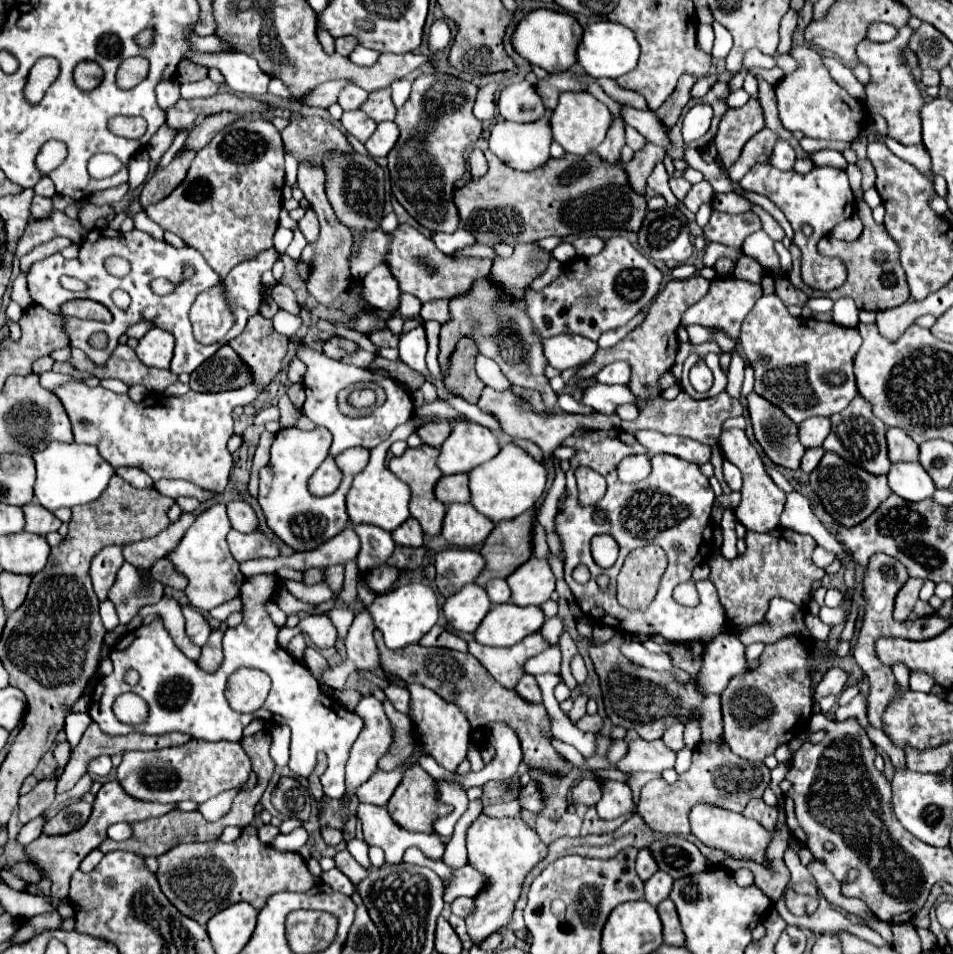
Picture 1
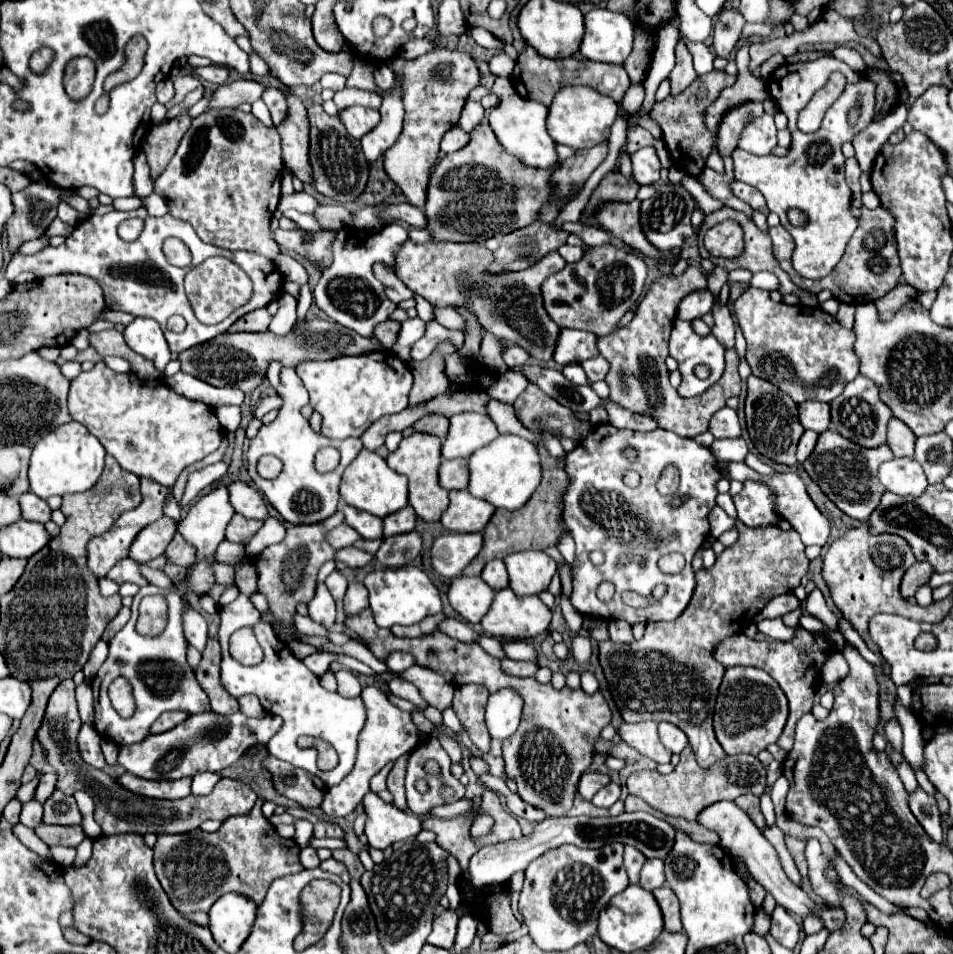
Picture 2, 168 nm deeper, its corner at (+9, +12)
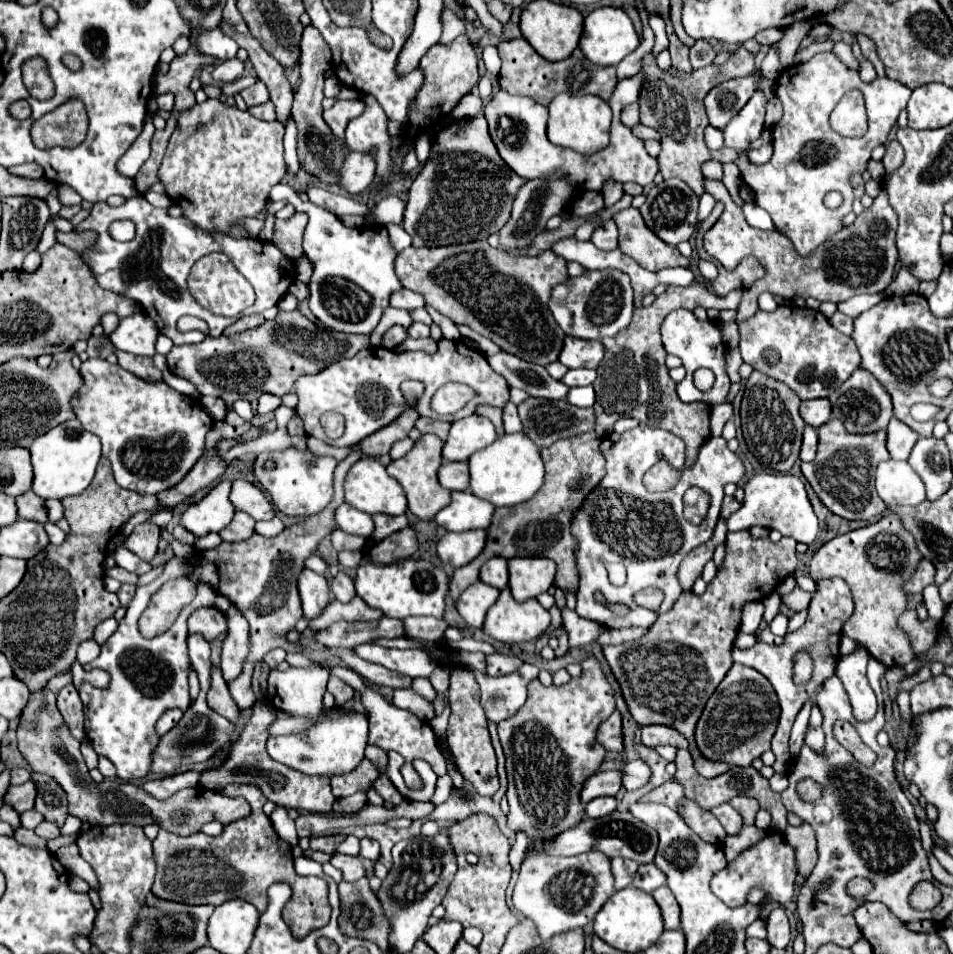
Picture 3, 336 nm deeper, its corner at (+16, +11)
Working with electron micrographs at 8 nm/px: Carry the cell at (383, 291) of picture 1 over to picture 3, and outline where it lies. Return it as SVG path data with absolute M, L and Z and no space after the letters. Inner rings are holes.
M402 288L402 290L398 290L396 294L392 294L392 298L390 298L390 306L394 306L394 308L402 308L402 310L416 310L416 308L424 308L424 298L420 296L420 294L416 294L416 292L412 292L412 290L408 290L408 288Z

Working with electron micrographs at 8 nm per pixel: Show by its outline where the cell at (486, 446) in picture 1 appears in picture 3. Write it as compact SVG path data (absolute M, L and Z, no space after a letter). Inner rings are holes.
M468 416L452 424L450 436L444 442L442 456L448 462L468 460L474 452L490 446L496 440L494 424L484 416Z

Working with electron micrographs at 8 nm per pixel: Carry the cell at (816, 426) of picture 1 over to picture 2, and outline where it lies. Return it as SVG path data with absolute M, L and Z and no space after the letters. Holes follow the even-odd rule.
M807 401L799 405L799 421L803 429L823 433L829 429L829 405L821 401Z

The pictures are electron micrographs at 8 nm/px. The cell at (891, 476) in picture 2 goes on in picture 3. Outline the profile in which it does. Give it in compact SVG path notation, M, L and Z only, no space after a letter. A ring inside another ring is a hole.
M886 460L876 468L876 492L888 506L918 506L926 500L924 482L908 462Z

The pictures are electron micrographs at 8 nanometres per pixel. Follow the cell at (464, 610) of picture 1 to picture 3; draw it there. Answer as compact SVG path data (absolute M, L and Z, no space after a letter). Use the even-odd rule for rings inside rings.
M478 580L476 584L468 586L468 590L464 590L464 594L460 596L460 602L456 604L456 610L468 622L468 626L482 628L486 610L496 602L498 596L500 596L498 588L488 586Z

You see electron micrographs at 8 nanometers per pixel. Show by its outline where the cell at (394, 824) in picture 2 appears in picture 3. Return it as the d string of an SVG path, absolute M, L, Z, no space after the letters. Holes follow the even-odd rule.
M362 840L360 842L360 856L376 862L380 858L380 844L376 840Z

